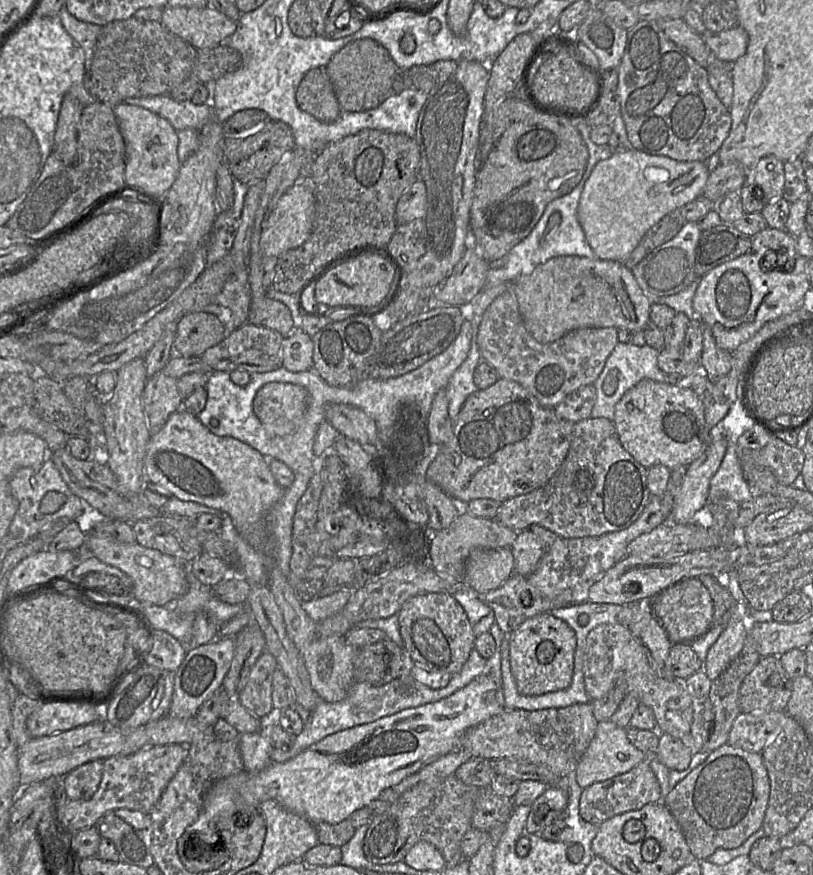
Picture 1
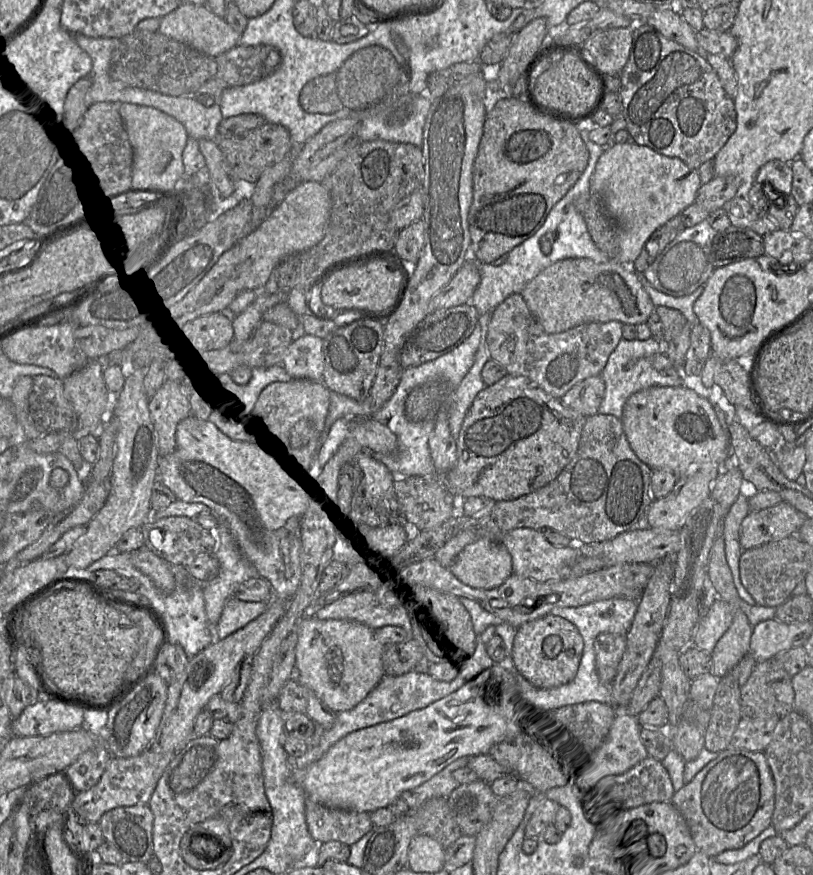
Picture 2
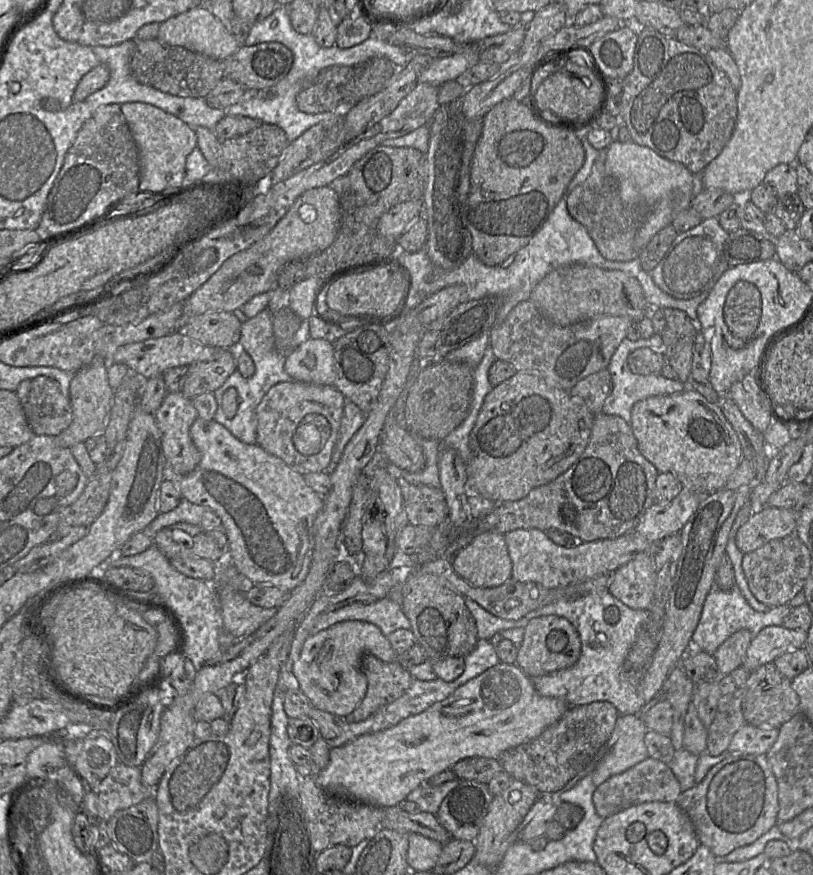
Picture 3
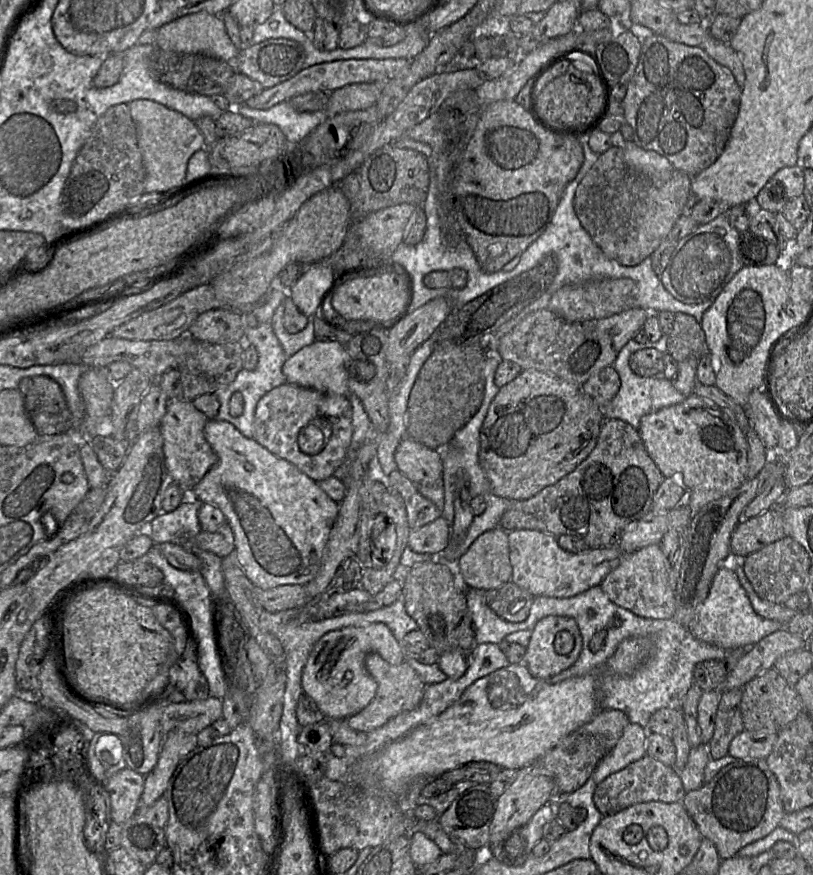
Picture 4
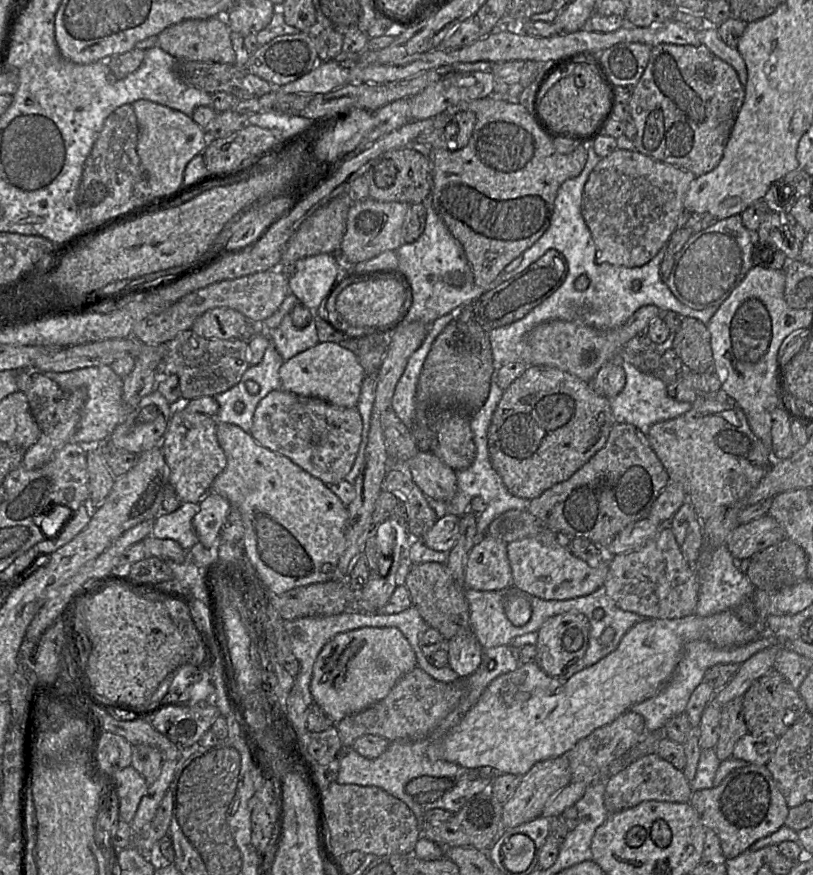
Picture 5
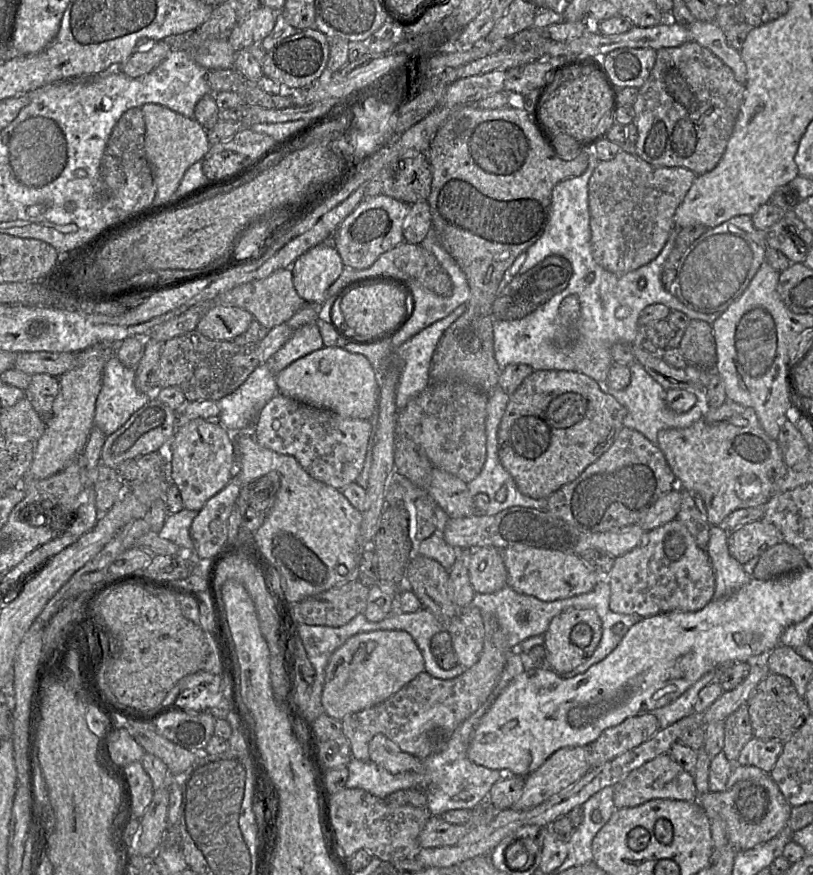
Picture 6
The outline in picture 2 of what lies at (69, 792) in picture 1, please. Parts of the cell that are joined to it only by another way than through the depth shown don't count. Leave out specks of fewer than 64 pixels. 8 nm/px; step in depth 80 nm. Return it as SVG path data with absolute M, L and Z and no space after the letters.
M96 747L81 754L65 771L74 791L87 791L95 786L111 757L107 747Z

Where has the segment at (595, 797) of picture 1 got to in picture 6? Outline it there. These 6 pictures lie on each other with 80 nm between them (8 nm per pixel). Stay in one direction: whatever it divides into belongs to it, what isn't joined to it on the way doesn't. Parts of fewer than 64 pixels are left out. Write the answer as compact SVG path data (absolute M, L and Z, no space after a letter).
M669 753L661 754L634 769L613 788L616 809L636 807L657 798L696 801L699 795L693 775L685 771Z

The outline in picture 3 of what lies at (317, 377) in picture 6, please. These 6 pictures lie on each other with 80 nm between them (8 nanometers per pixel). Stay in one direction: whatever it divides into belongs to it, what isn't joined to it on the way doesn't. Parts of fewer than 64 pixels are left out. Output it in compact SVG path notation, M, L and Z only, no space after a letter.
M310 338L287 353L284 368L294 381L333 386L333 346L324 339Z

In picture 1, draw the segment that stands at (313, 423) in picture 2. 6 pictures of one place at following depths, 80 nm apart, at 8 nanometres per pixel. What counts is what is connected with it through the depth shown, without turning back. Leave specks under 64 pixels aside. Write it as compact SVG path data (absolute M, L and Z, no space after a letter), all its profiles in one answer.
M270 382L256 394L253 411L267 429L278 434L293 431L308 406L308 392L299 385Z

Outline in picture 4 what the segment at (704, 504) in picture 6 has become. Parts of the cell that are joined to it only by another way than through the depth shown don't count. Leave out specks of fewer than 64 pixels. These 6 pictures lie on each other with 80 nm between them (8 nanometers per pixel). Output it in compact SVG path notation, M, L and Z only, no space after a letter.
M695 393L681 403L664 407L642 417L638 427L647 453L665 478L678 479L686 490L685 502L692 511L692 517L707 503L719 499L746 481L747 454L749 444L746 434L738 424L715 402Z

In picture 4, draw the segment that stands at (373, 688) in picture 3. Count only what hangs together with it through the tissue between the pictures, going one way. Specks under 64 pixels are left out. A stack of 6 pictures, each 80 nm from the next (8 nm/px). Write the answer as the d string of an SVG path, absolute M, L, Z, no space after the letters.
M370 652L366 654L364 664L377 683L377 691L373 700L364 709L346 721L356 732L367 733L381 727L398 714L417 707L423 697L426 684L406 660L399 665L392 665L379 654Z

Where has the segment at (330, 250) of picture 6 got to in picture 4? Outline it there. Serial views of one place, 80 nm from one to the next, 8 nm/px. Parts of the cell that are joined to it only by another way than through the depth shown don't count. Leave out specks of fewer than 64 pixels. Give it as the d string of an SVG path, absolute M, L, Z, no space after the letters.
M321 262L313 263L287 290L288 297L306 317L314 317L320 298L331 281L332 270Z

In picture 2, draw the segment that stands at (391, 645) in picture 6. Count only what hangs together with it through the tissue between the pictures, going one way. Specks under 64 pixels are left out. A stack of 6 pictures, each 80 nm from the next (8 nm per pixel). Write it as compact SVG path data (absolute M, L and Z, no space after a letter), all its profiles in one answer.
M304 616L297 628L295 649L295 680L310 688L317 698L335 714L354 708L383 678L383 645L373 635L373 629L351 620L320 620Z

